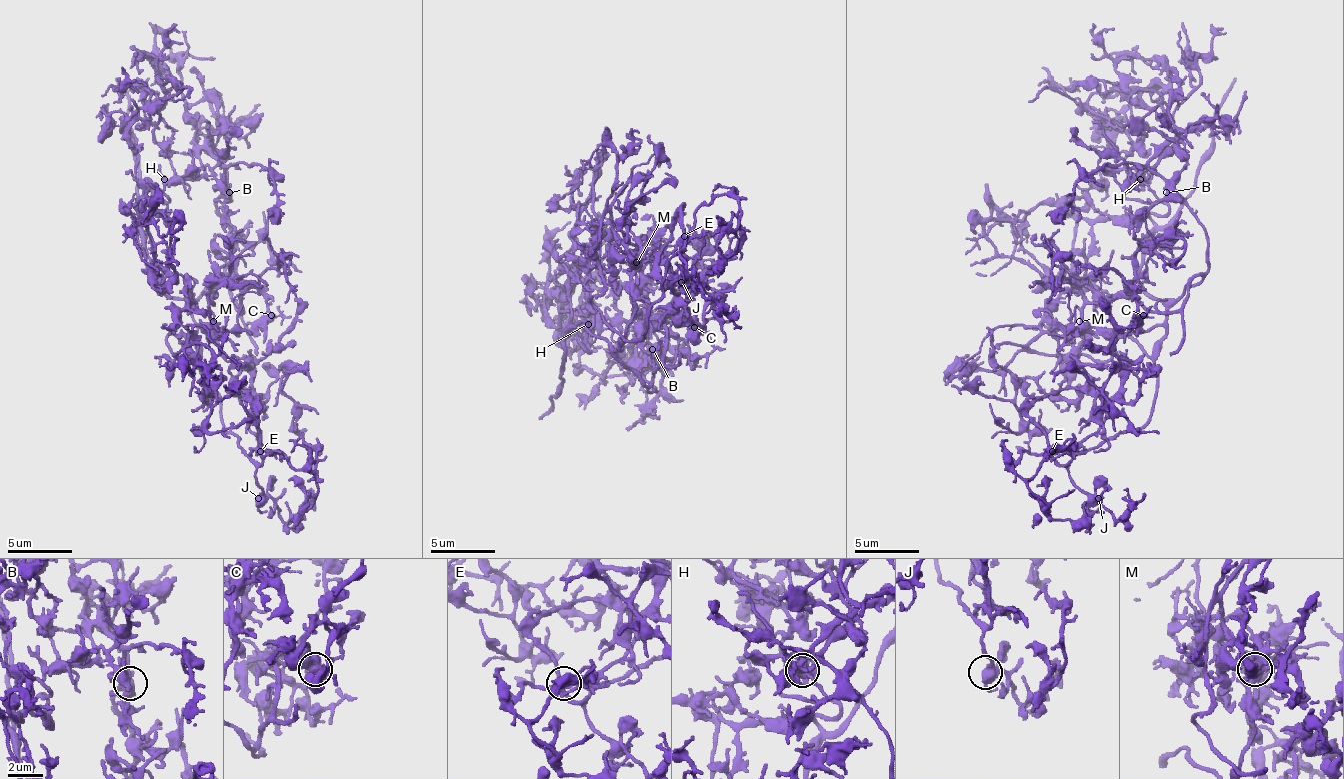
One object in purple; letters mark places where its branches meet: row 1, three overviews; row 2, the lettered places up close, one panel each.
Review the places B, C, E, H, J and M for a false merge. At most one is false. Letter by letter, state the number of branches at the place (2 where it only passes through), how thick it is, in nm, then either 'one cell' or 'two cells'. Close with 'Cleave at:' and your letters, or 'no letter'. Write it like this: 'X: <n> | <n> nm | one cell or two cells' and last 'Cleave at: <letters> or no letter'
B: 5 | 440 nm | one cell
C: 5 | 400 nm | one cell
E: 5 | 360 nm | one cell
H: 5 | 420 nm | one cell
J: 5 | 380 nm | one cell
M: 5 | 460 nm | one cell
Cleave at: no letter

